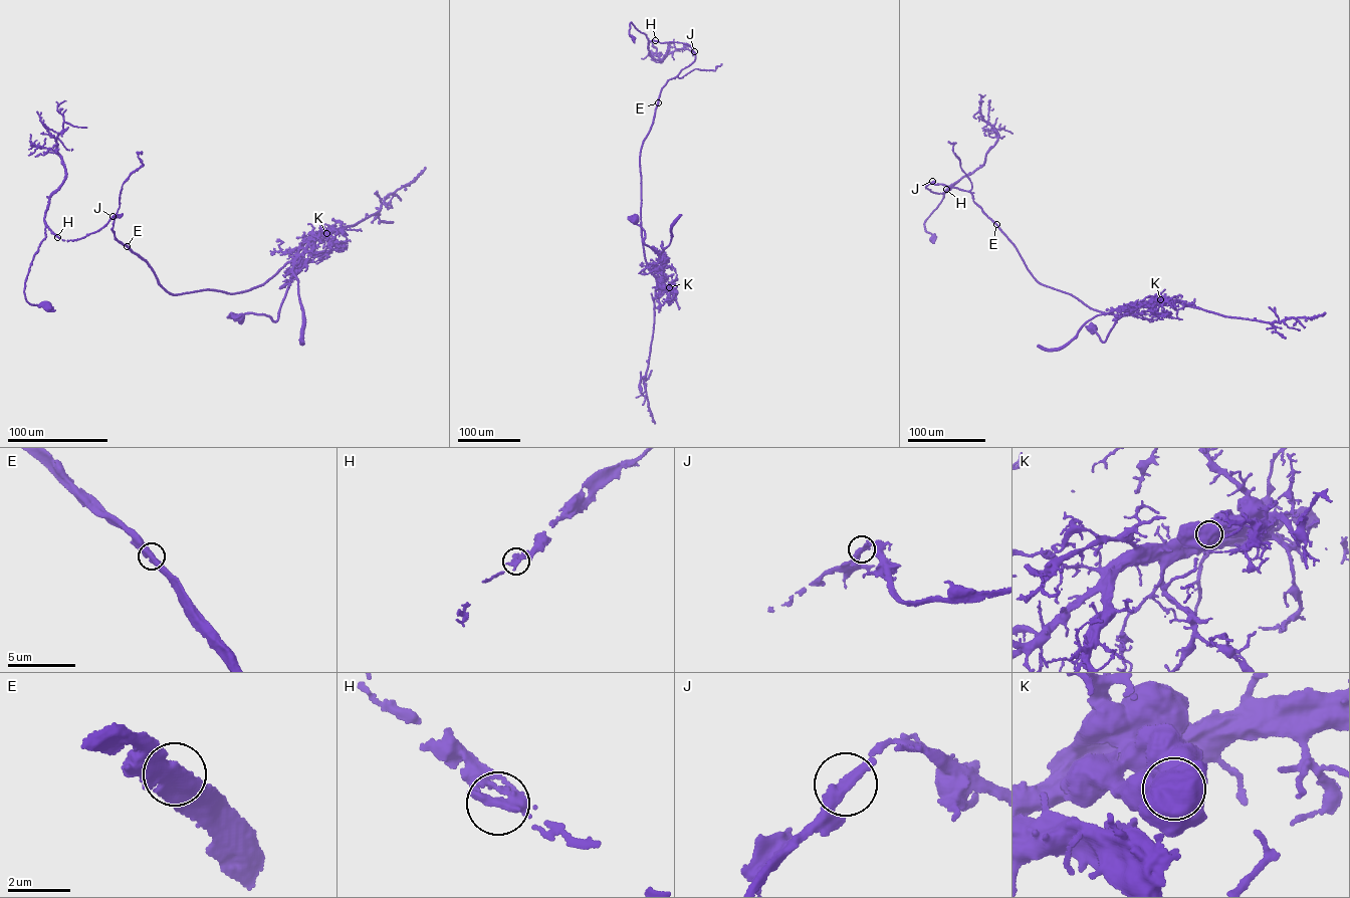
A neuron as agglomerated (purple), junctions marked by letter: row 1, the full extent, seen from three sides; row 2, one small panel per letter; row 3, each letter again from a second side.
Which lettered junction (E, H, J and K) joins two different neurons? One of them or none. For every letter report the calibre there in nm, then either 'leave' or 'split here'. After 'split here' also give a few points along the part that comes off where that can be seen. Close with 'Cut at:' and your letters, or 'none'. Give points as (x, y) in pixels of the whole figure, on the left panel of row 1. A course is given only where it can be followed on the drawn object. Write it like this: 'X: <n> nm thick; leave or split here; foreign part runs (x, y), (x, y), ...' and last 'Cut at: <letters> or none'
E: 600 nm thick; leave
H: 550 nm thick; leave
J: 480 nm thick; leave
K: 1200 nm thick; split here; foreign part runs (326, 233), (232, 294), (167, 291), (115, 237), (122, 214), (62, 239), (44, 217), (64, 178), (66, 100)
Cut at: K

